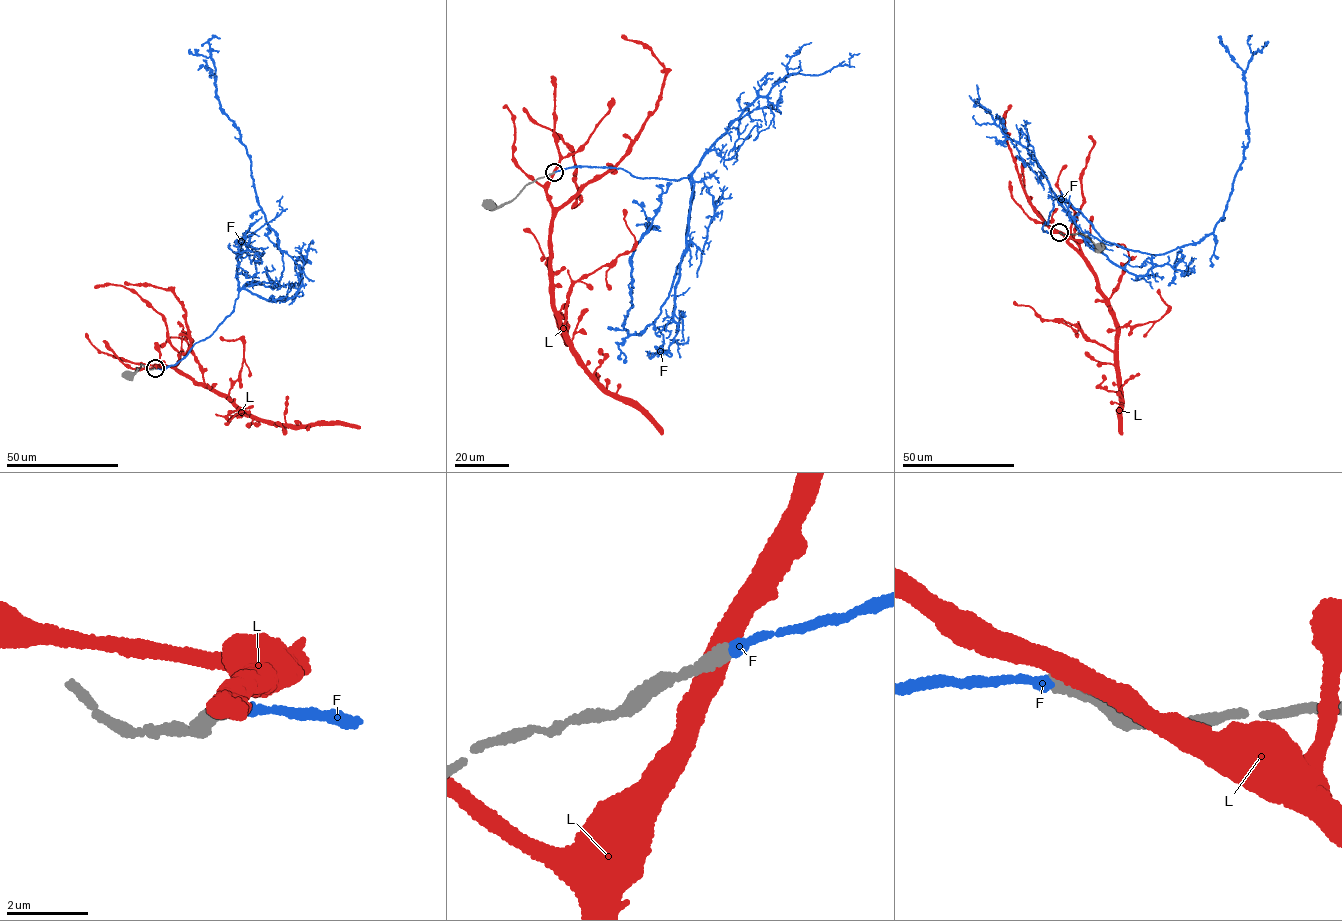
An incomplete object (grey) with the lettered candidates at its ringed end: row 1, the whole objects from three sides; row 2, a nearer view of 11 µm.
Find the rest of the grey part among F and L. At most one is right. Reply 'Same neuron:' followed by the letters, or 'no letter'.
Same neuron: F

